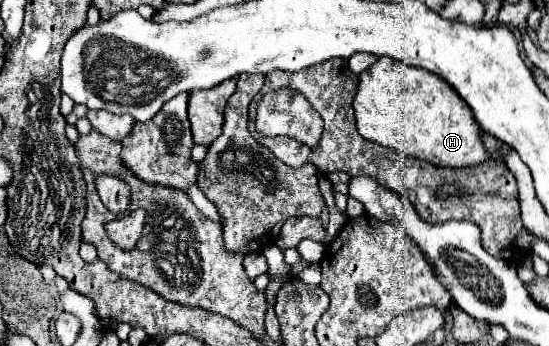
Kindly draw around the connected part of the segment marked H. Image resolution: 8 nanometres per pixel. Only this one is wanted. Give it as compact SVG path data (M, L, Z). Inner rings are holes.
M378 58L368 70L360 74L358 90L354 96L354 112L358 132L366 140L394 148L400 154L416 156L444 168L474 166L488 160L488 152L480 138L480 126L472 118L472 110L468 110L468 104L456 94L456 90L452 90L452 86L448 86L448 82L432 72L406 66L392 58Z

